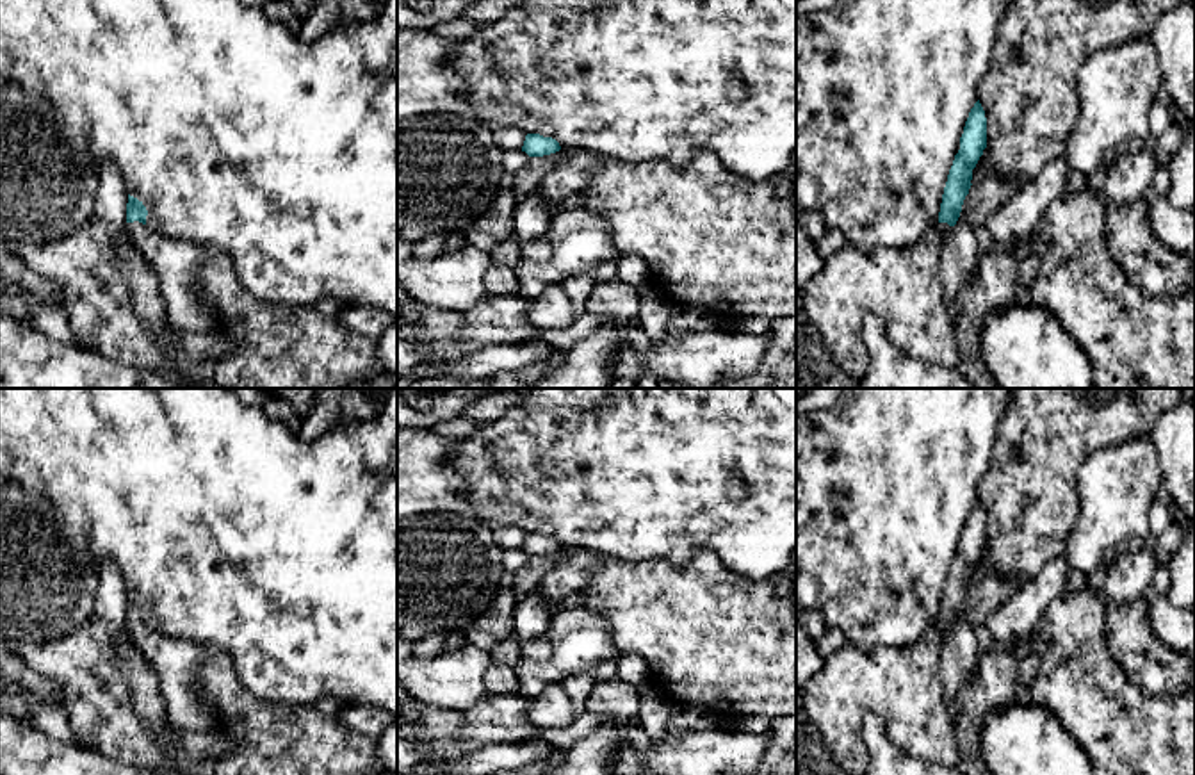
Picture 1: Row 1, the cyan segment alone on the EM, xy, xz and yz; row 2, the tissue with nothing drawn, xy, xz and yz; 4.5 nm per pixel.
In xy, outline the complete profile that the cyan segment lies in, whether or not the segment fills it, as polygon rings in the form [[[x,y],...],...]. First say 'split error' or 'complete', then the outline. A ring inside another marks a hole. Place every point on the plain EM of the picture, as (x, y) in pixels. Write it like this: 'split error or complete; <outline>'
split error; [[[128,593],[126,631],[159,677],[166,723],[180,732],[224,727],[224,716],[201,679],[201,645],[155,632],[146,625],[146,615],[142,600]]]

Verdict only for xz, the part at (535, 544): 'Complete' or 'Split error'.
Complete

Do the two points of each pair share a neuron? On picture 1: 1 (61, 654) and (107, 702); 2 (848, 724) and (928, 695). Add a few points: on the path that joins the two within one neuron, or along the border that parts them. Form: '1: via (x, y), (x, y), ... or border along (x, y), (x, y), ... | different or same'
1: via (73, 667), (95, 690) | same
2: via (866, 704), (875, 695), (909, 695) | same

